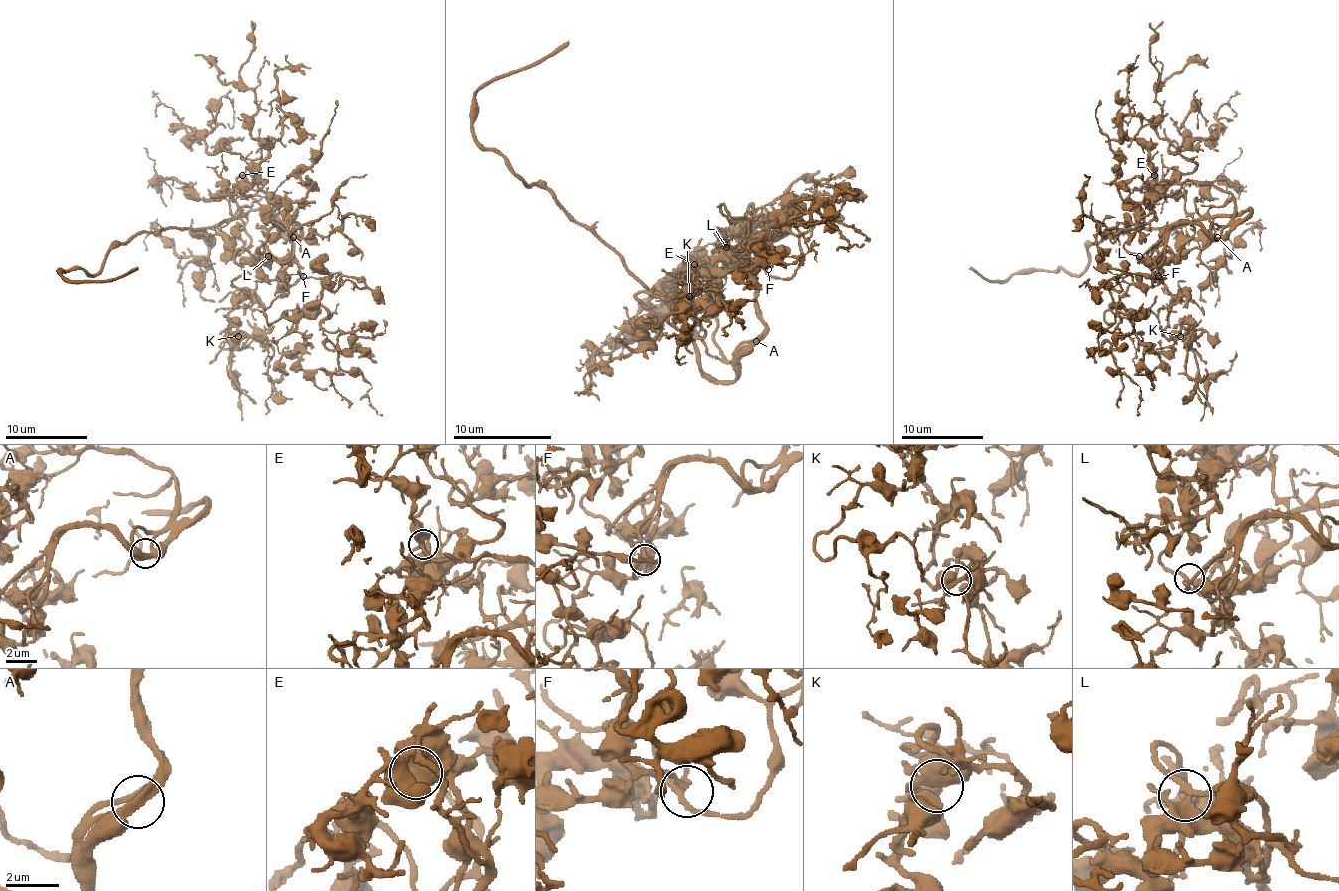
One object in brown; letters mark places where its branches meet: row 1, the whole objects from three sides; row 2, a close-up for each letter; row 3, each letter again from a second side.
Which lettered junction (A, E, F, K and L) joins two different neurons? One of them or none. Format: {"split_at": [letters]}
{"split_at": []}

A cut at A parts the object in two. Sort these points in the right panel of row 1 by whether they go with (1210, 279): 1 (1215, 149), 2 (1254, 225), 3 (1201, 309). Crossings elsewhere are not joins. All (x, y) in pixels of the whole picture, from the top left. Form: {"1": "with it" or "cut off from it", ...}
{"1": "cut off from it", "2": "with it", "3": "cut off from it"}

